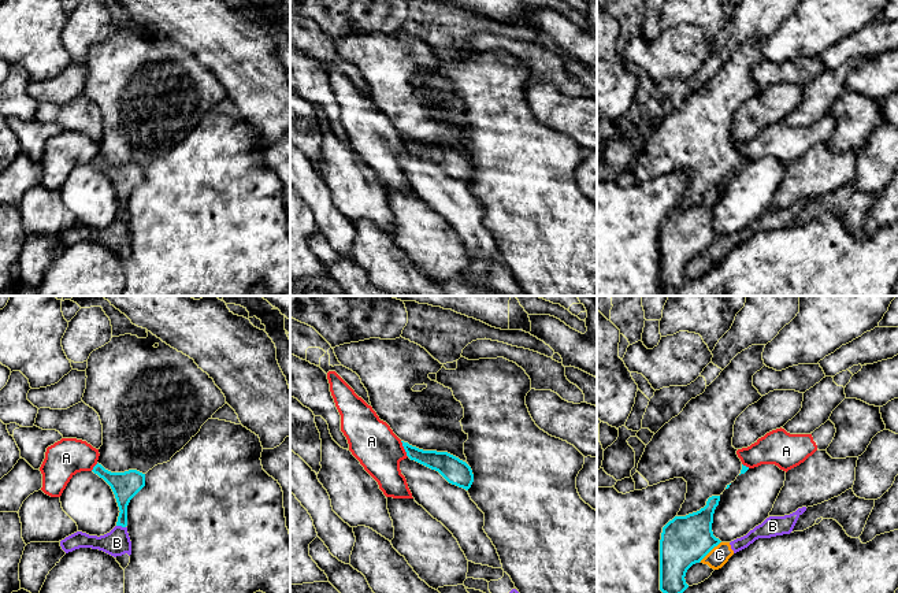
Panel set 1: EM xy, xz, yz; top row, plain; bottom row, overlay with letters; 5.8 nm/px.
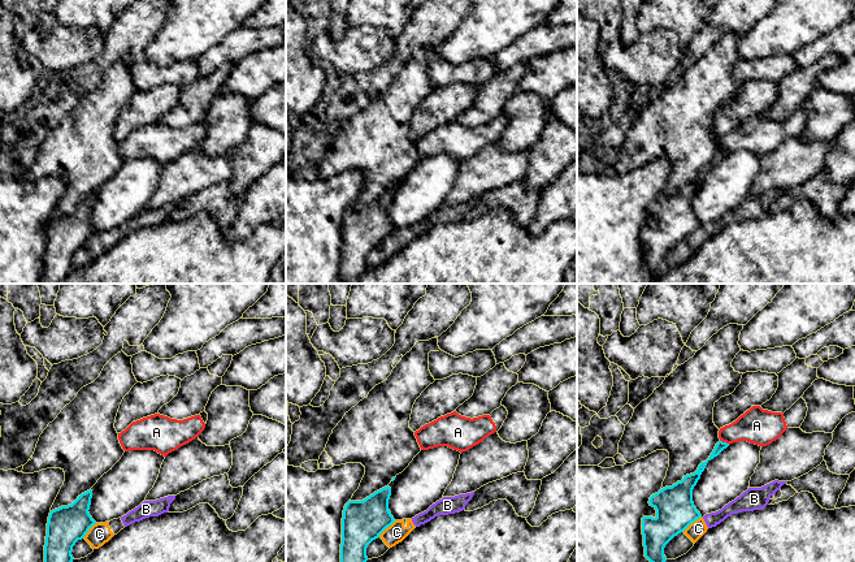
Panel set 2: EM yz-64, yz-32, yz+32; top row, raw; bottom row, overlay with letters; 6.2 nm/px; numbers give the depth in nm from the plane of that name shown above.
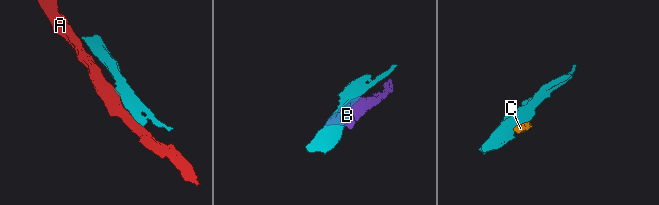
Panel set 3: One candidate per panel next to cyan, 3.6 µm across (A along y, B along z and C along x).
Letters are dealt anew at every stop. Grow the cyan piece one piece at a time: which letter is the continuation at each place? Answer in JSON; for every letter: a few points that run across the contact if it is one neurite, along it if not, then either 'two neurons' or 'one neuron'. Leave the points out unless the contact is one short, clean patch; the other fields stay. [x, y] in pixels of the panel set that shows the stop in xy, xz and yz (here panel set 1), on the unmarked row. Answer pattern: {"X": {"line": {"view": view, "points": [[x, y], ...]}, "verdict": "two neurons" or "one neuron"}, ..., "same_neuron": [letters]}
{"A": {"verdict": "two neurons"}, "B": {"line": {"view": "xy", "points": [[117, 218], [125, 221]]}, "verdict": "two neurons"}, "C": {"line": {"view": "yz", "points": [[720, 234], [700, 254]]}, "verdict": "two neurons"}, "same_neuron": []}

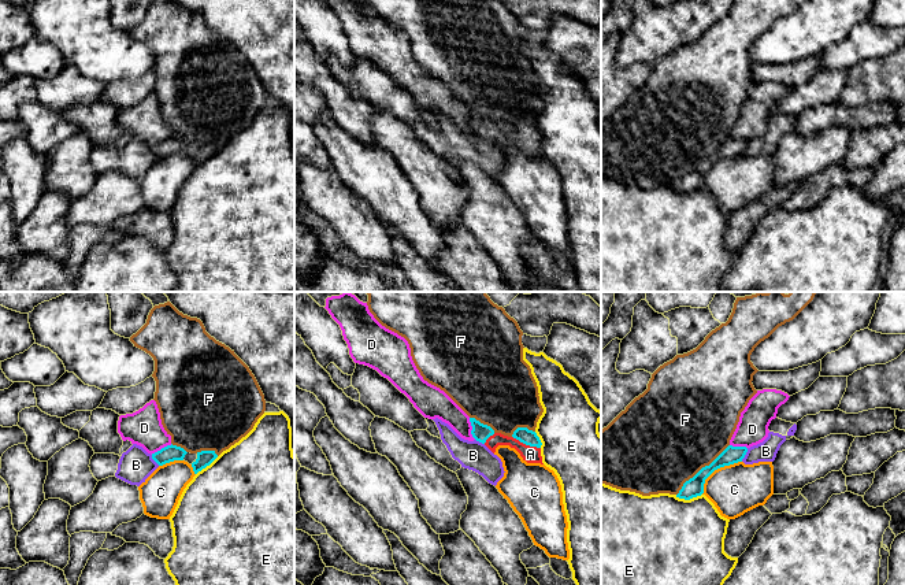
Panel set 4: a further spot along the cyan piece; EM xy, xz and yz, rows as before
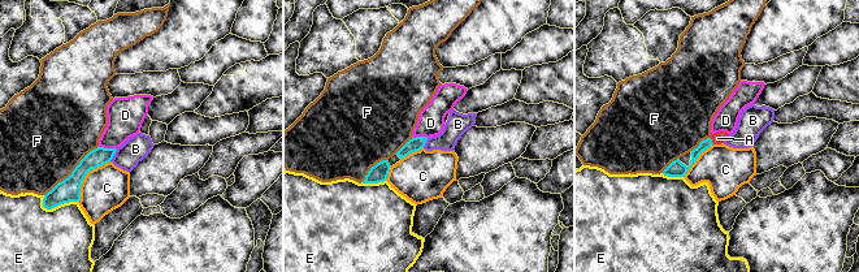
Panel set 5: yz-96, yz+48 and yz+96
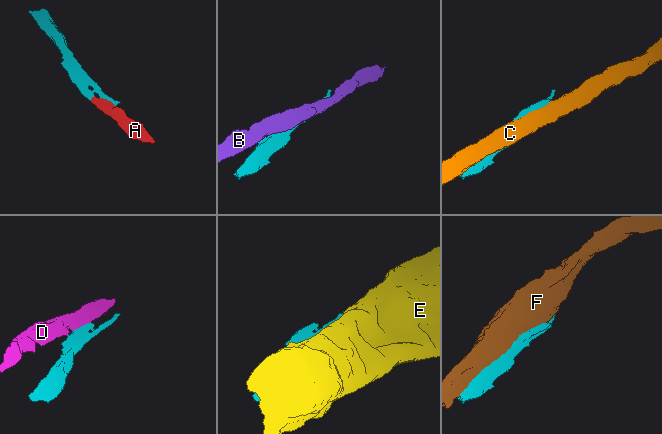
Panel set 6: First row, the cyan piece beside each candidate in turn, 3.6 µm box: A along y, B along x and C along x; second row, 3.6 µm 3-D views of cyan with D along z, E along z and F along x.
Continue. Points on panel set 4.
{"A": {"line": {"view": "xz", "points": [[529, 130], [526, 137], [530, 147]]}, "verdict": "one neuron"}, "B": {"verdict": "two neurons"}, "C": {"verdict": "two neurons"}, "D": {"line": {"view": "xz", "points": [[468, 111], [471, 128], [475, 132]]}, "verdict": "two neurons"}, "E": {"verdict": "two neurons"}, "F": {"verdict": "two neurons"}, "same_neuron": ["A"]}

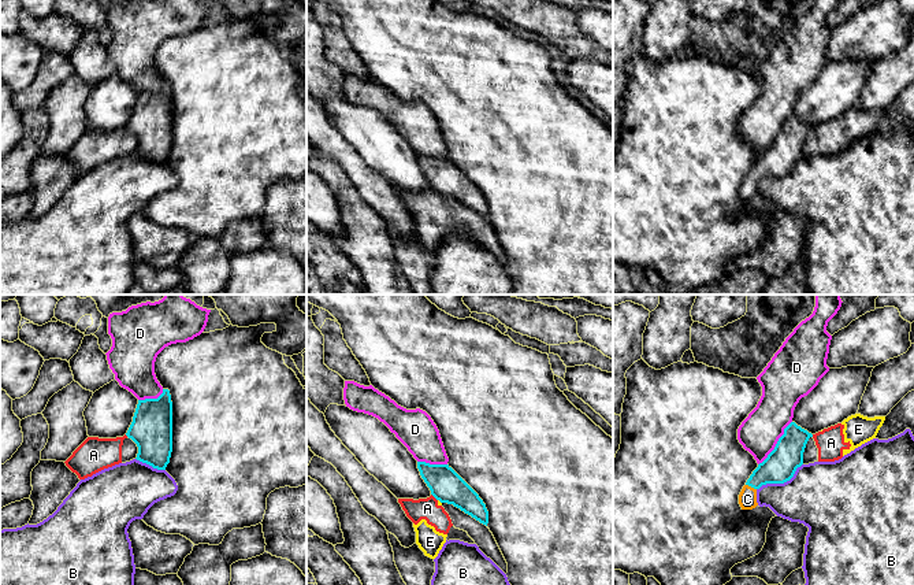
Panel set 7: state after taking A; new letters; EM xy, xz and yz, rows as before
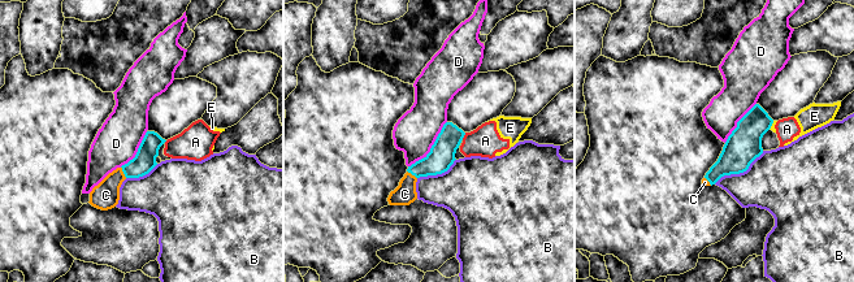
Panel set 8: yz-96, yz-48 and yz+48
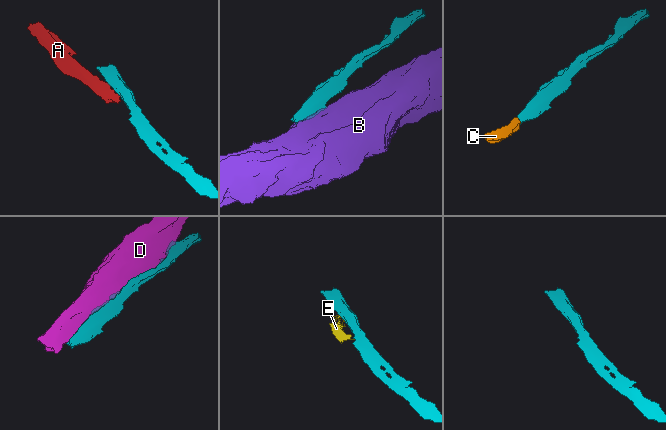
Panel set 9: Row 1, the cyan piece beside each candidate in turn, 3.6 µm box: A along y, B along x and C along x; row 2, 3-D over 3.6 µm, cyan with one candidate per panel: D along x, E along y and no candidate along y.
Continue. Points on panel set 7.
{"A": {"line": {"view": "xz", "points": [[431, 187], [437, 193]]}, "verdict": "two neurons"}, "B": {"verdict": "two neurons"}, "C": {"line": {"view": "yz", "points": [[781, 156], [765, 166], [751, 180], [747, 192]]}, "verdict": "one neuron"}, "D": {"verdict": "two neurons"}, "E": {"line": {"view": "xz", "points": [[438, 192], [441, 196]]}, "verdict": "two neurons"}, "same_neuron": ["C"]}

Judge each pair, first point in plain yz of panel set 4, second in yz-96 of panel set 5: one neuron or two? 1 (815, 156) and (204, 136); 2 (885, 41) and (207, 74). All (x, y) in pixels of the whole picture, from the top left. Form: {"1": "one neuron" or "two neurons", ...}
{"1": "two neurons", "2": "one neuron"}

